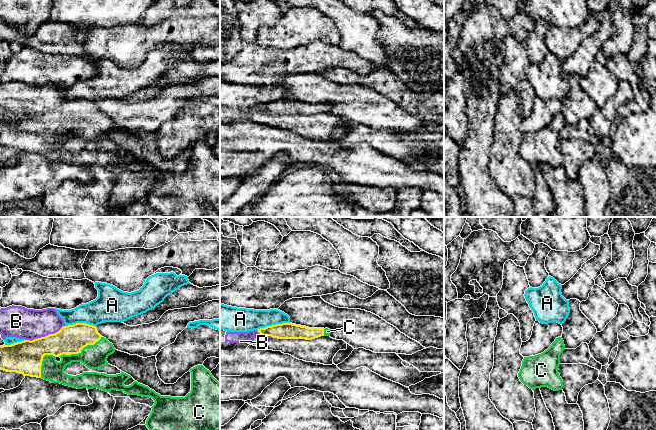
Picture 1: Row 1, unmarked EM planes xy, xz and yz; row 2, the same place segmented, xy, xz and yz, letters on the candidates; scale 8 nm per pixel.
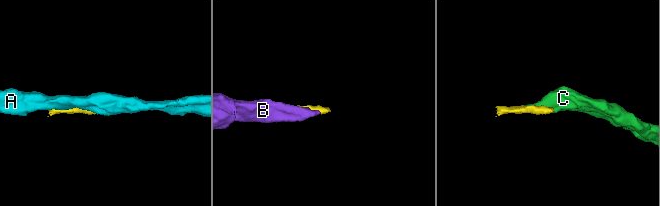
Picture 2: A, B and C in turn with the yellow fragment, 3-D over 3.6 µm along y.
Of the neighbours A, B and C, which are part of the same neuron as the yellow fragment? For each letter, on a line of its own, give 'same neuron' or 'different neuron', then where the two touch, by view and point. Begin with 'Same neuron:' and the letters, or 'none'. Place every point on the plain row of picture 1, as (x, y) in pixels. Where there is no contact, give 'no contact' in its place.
Same neuron: B, C
A: different neuron; meets yellow in xz at (273, 101)
B: same neuron; meets yellow in xy at (45, 112)
C: same neuron; meets yellow in xy at (41, 138)

